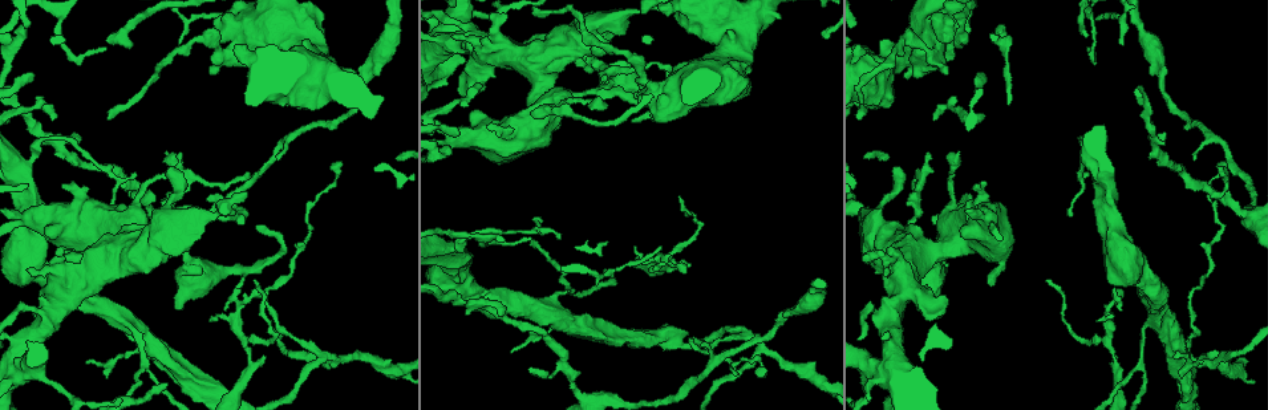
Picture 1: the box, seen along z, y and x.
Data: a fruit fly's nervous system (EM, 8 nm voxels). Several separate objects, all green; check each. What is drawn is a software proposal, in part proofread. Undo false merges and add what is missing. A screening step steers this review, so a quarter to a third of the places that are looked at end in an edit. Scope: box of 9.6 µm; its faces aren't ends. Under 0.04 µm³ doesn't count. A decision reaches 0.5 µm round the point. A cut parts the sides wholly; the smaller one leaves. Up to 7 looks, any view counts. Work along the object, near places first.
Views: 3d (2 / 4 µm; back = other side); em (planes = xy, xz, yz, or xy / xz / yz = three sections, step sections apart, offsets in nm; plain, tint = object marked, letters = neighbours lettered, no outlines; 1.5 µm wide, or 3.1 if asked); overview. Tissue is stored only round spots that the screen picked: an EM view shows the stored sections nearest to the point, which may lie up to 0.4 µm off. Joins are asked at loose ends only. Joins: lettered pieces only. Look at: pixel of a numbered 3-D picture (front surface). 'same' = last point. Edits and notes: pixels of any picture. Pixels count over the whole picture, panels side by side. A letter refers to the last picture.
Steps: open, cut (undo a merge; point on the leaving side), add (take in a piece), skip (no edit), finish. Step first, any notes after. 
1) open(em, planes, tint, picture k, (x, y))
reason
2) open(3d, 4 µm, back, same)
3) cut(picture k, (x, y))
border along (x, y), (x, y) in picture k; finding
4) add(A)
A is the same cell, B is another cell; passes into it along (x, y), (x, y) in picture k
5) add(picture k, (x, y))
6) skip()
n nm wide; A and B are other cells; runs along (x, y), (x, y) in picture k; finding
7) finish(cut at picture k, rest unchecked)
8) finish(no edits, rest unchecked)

open(3d, 4 µm, picture 1, (242, 222))
free end

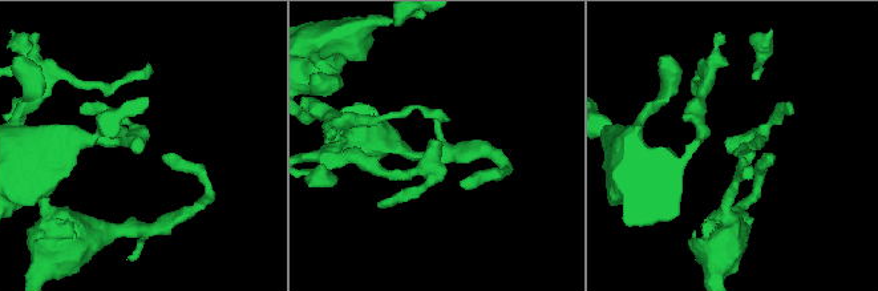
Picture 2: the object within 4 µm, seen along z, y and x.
open(em, planes, plain, picture 2, (728, 151))

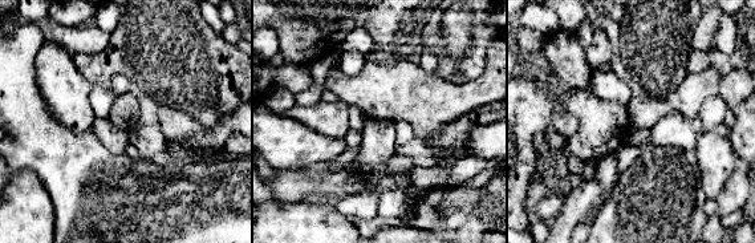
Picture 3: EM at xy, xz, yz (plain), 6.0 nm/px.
open(em, planes, letters, same)

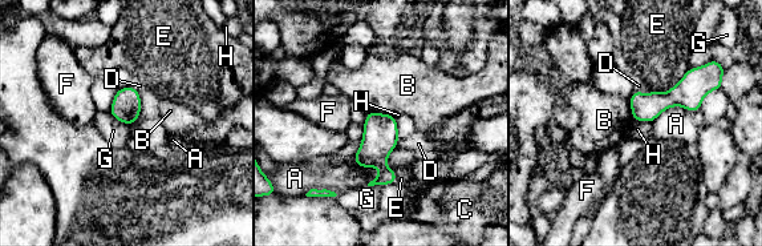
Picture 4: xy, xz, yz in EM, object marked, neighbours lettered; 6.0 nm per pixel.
skip()
A, B, C, D, E, F, G and H are other cells; border along (109, 111), (117, 120), (130, 125) in picture 4; none of them fits

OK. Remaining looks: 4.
open(3d, 4 µm, picture 1, (958, 153))
free end

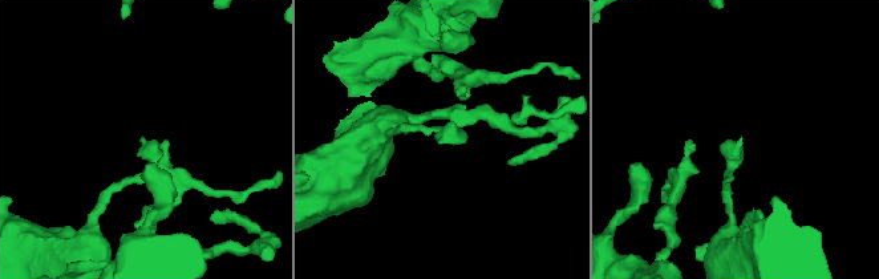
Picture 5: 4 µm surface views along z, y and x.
open(em, xy, step 8, letters, picture 5, (139, 141))

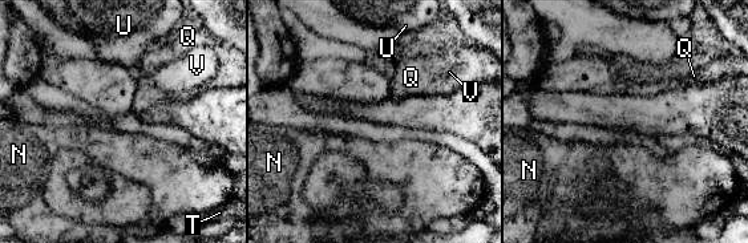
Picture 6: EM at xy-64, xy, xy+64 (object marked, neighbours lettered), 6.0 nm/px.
open(em, planes, letters, same)

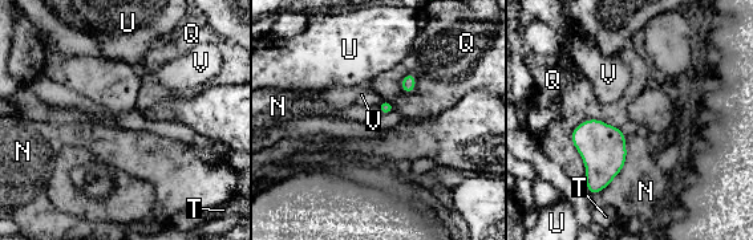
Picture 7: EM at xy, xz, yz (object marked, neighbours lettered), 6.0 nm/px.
skip()
80 nm wide; N, Q, T, U and V are other cells; none of them fits

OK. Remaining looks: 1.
finish(no edits, rest unchecked)

